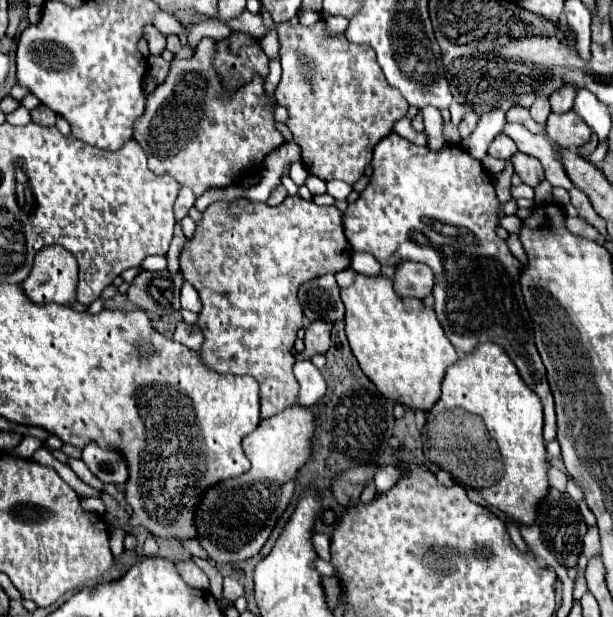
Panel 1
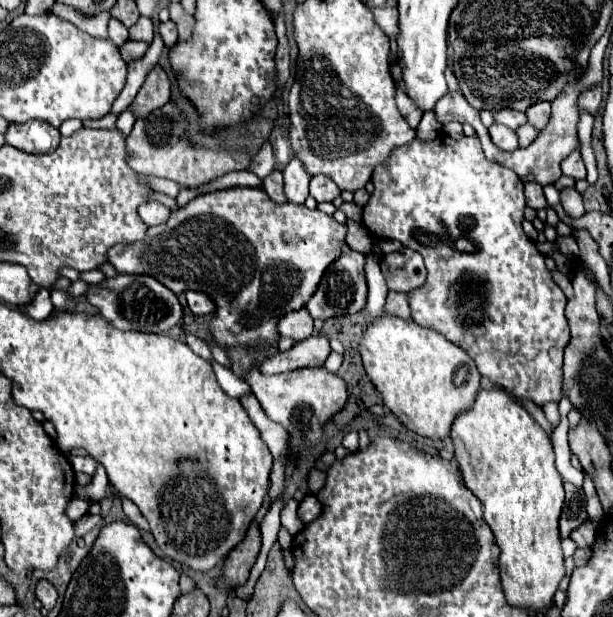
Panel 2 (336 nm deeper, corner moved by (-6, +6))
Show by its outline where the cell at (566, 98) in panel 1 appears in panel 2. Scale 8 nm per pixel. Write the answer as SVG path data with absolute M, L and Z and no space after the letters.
M551 102L533 104L531 108L525 110L525 116L527 116L531 126L535 126L537 130L543 130L547 126L547 122L549 122L549 116L551 116Z

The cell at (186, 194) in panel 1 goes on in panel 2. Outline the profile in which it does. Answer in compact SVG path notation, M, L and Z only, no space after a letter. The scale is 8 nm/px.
M145 202L139 206L139 218L143 220L143 224L147 226L155 226L161 224L163 220L167 220L171 214L171 210L159 202Z

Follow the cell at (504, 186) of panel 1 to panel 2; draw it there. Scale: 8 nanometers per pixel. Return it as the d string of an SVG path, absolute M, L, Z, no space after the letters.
M525 124L523 128L517 128L515 132L519 136L519 146L529 146L537 138L537 134L539 134L539 130L533 128L531 124Z

